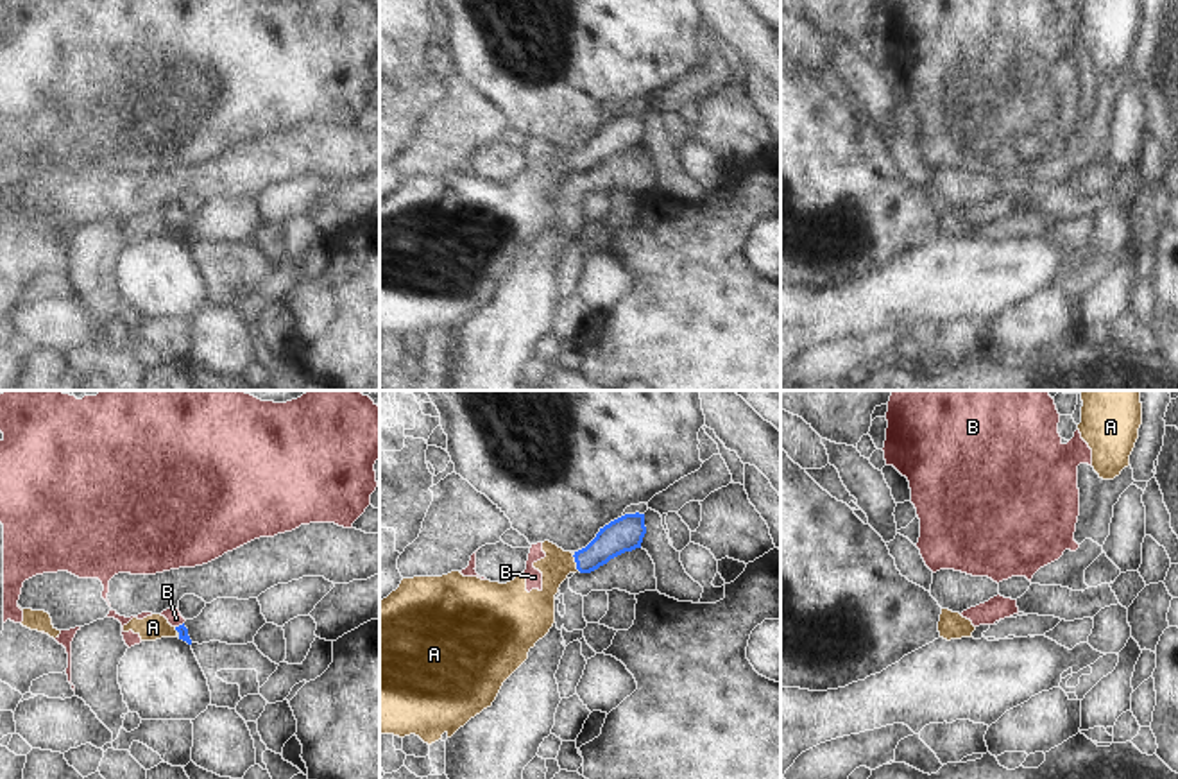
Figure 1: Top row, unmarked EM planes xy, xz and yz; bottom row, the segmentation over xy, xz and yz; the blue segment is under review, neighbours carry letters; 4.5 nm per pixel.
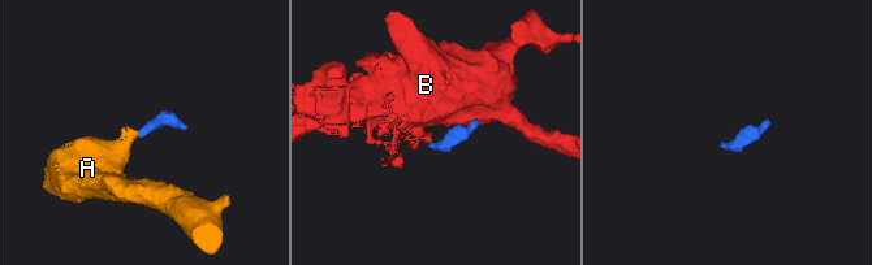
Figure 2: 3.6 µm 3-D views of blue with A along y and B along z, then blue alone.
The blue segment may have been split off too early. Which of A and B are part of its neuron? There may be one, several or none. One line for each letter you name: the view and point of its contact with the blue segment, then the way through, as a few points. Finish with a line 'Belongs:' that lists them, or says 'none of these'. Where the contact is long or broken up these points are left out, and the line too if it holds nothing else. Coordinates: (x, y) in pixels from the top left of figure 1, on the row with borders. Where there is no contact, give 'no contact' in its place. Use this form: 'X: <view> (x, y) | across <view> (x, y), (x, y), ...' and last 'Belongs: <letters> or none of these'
A: xz (575, 561) | across xz (623, 534), (591, 557), (575, 561), (557, 564)
Belongs: A

